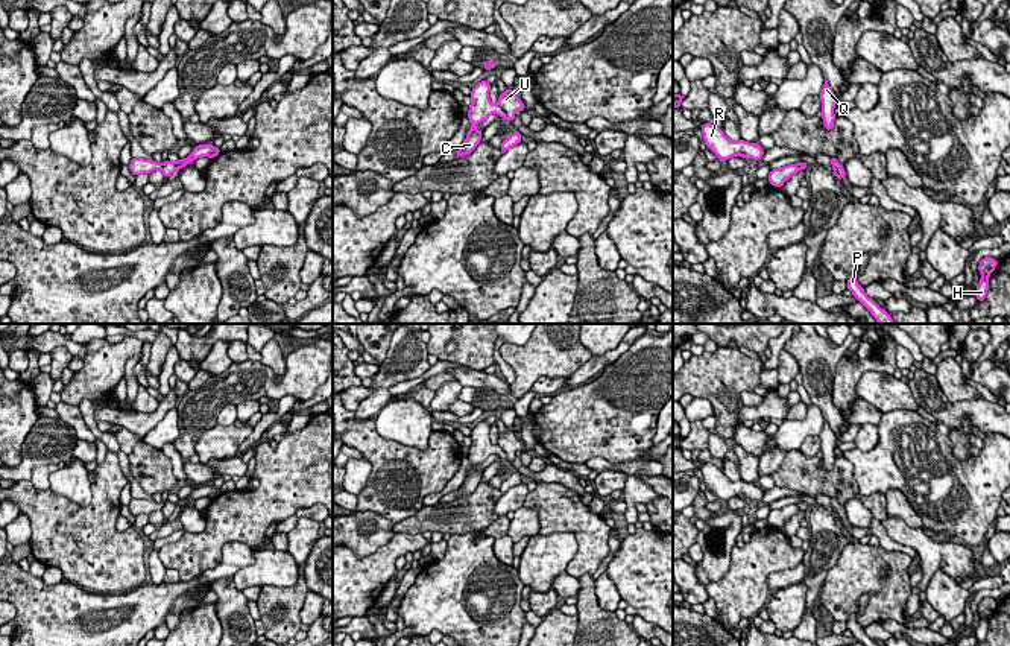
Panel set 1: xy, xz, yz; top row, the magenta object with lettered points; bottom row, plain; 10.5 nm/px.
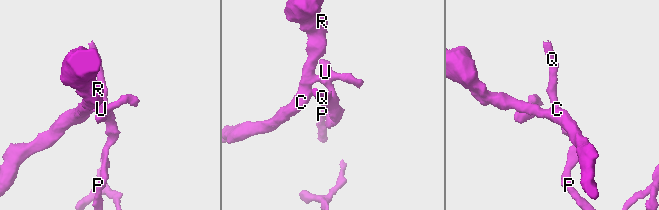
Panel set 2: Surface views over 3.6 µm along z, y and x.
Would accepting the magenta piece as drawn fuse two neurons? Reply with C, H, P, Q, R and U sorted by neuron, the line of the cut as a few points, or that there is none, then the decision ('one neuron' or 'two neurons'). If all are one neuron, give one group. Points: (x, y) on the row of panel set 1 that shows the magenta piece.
groups C R / H P Q U; cut xz (497, 104), (504, 113), (504, 119); two neurons

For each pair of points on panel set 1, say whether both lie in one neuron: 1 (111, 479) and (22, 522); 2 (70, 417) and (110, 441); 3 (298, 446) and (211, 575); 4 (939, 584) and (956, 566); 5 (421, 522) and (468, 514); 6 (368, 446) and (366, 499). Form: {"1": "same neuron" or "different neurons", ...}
{"1": "different neurons", "2": "different neurons", "3": "different neurons", "4": "different neurons", "5": "same neuron", "6": "same neuron"}

